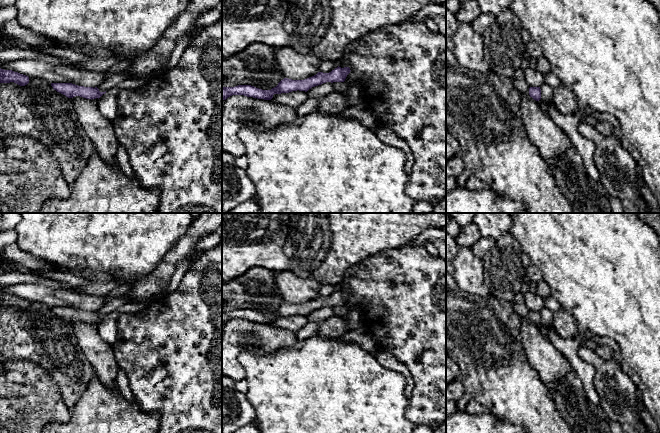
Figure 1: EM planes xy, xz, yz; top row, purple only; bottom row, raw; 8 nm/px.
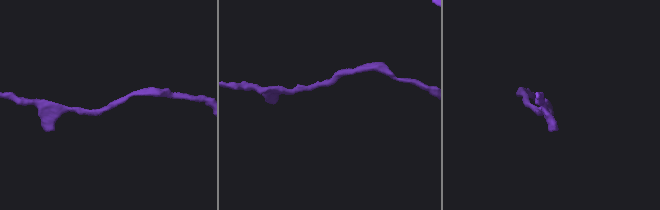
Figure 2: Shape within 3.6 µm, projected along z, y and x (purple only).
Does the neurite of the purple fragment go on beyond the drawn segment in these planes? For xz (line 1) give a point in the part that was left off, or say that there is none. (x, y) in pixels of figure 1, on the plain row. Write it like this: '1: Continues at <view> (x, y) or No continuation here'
1: No continuation here

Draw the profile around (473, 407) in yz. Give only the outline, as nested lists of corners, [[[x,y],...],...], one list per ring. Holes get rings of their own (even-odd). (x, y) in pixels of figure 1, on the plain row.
[[[471,399],[467,406],[466,411],[472,415],[487,413],[488,409],[485,408],[483,405],[477,403],[474,399]]]

